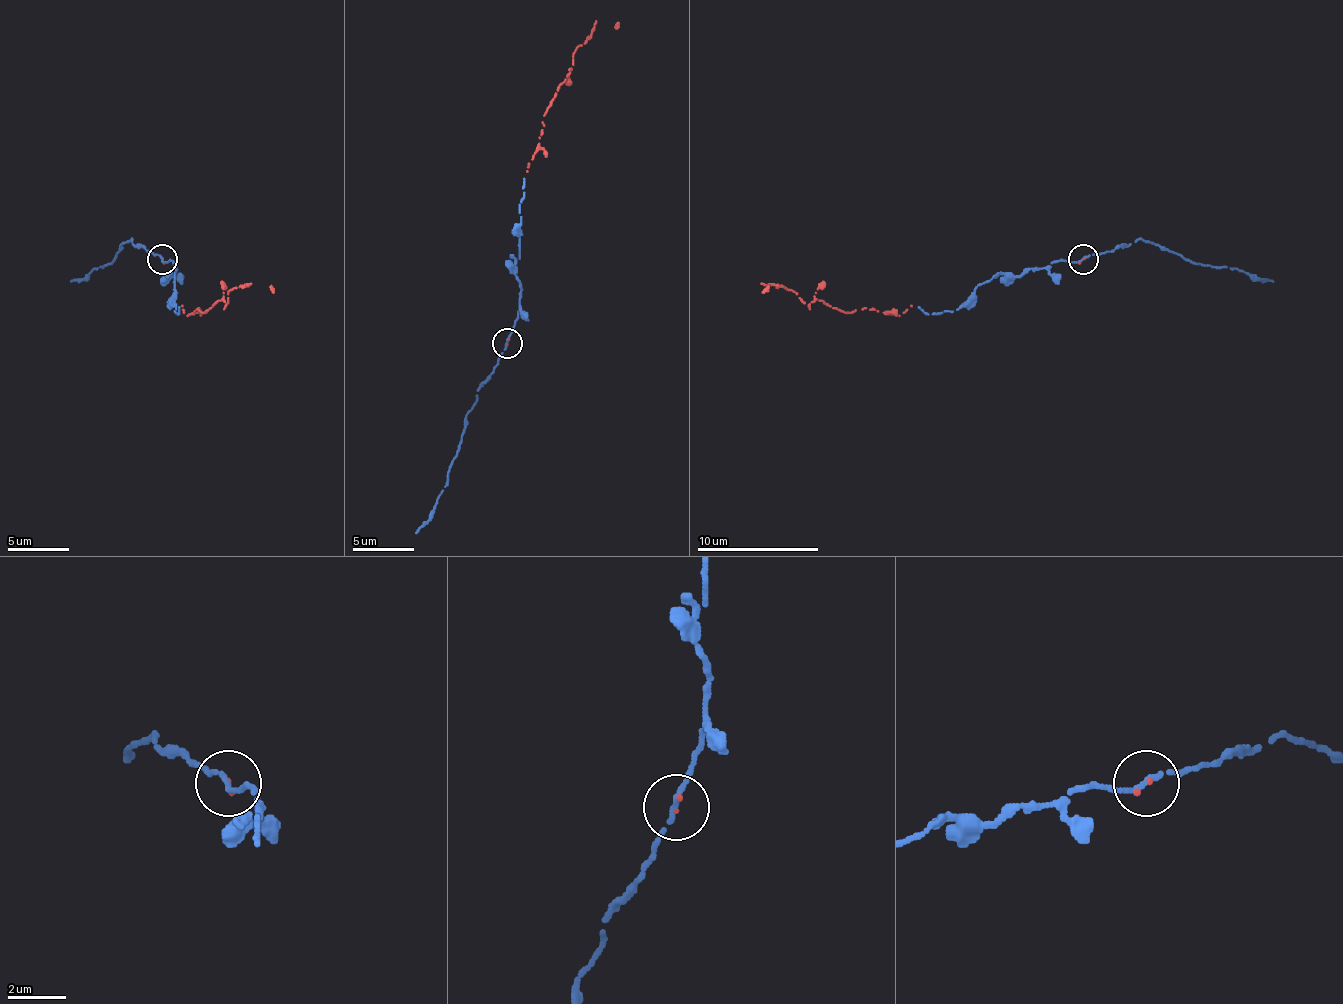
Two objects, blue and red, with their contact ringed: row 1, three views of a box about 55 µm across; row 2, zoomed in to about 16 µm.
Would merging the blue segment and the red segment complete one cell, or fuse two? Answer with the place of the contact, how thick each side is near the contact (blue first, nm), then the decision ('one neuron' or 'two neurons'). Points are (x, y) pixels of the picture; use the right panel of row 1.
place (1083, 259); calibres 170 and 130 nm; one neuron

